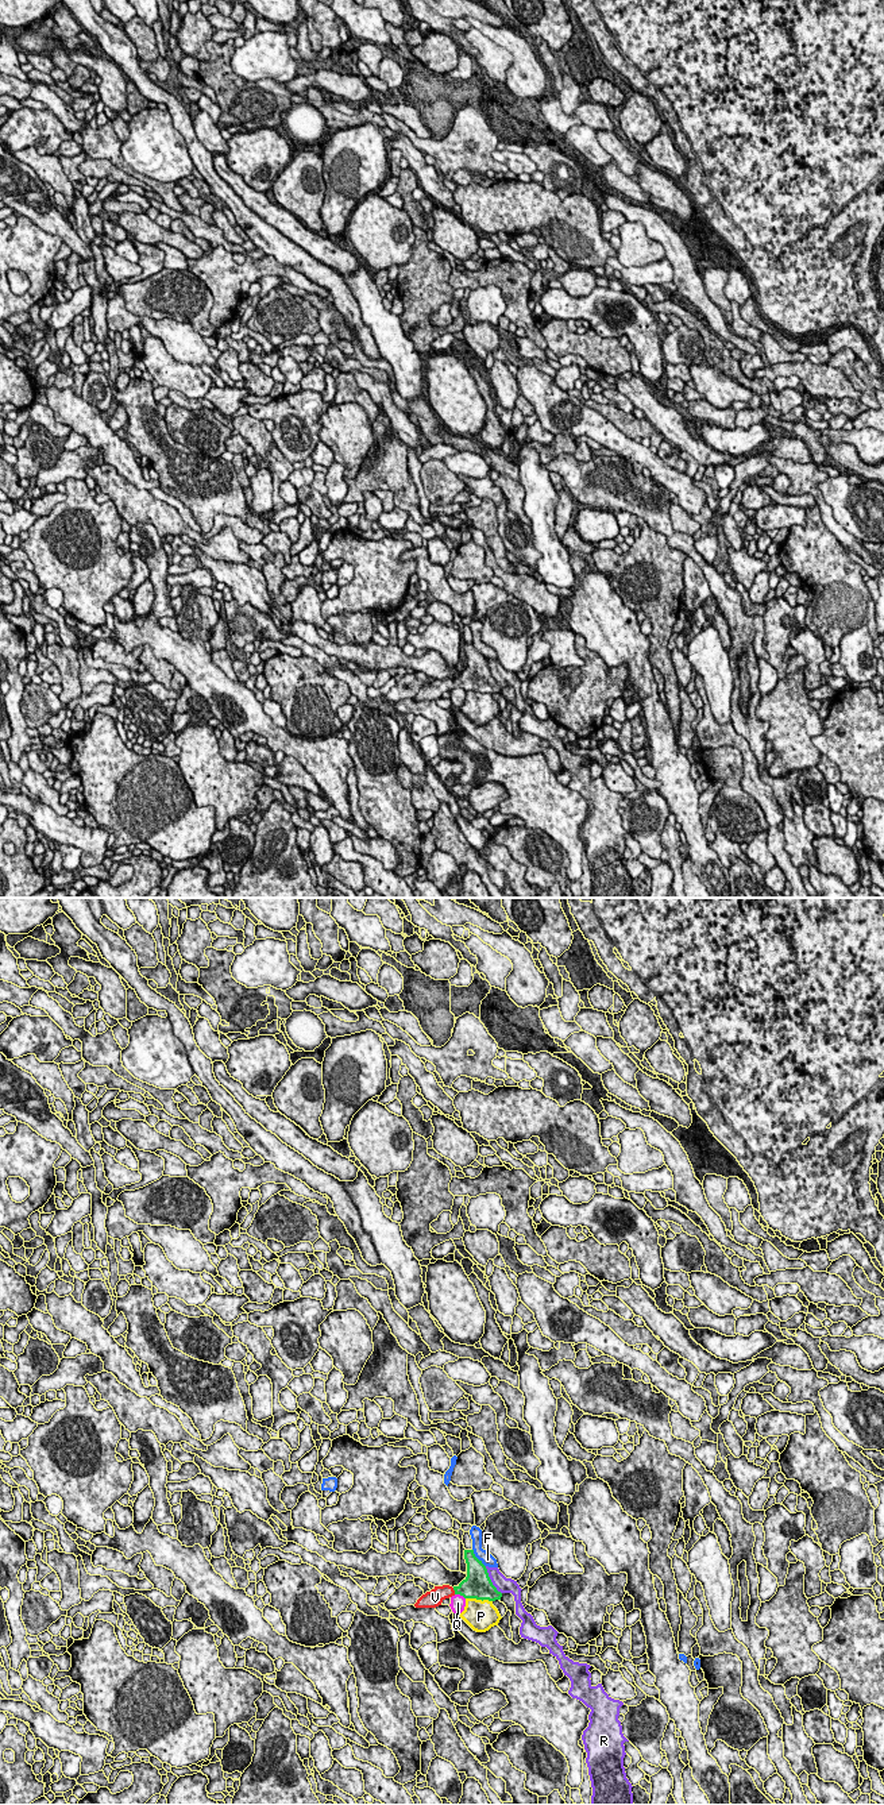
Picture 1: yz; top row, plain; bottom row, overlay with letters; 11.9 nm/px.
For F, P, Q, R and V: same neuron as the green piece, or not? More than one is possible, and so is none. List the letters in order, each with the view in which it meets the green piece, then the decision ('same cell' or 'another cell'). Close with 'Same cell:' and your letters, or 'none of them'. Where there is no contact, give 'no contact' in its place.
F: contact in yz; another cell
P: contact in yz; another cell
Q: contact in yz; another cell
R: contact in yz; another cell
V: contact in yz; same cell
Same cell: V

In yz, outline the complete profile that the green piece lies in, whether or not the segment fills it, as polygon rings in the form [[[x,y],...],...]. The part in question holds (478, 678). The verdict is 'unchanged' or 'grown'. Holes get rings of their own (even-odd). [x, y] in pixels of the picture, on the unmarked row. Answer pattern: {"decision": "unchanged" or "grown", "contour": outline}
{"decision": "grown", "contour": [[[464,643],[464,652],[467,656],[467,670],[458,679],[435,679],[431,684],[422,687],[414,699],[436,701],[441,698],[445,691],[455,687],[460,687],[464,691],[476,691],[482,694],[501,693],[502,686],[493,678],[486,659],[475,649],[474,643]]]}

